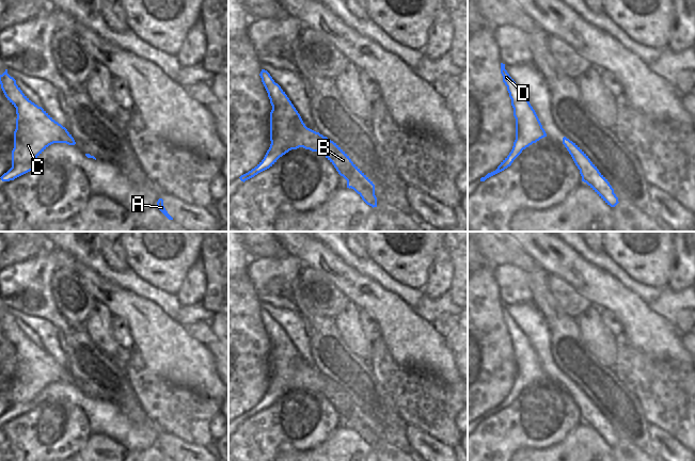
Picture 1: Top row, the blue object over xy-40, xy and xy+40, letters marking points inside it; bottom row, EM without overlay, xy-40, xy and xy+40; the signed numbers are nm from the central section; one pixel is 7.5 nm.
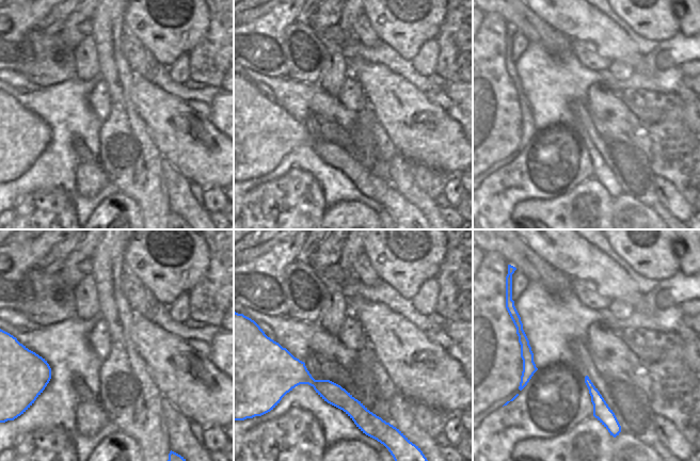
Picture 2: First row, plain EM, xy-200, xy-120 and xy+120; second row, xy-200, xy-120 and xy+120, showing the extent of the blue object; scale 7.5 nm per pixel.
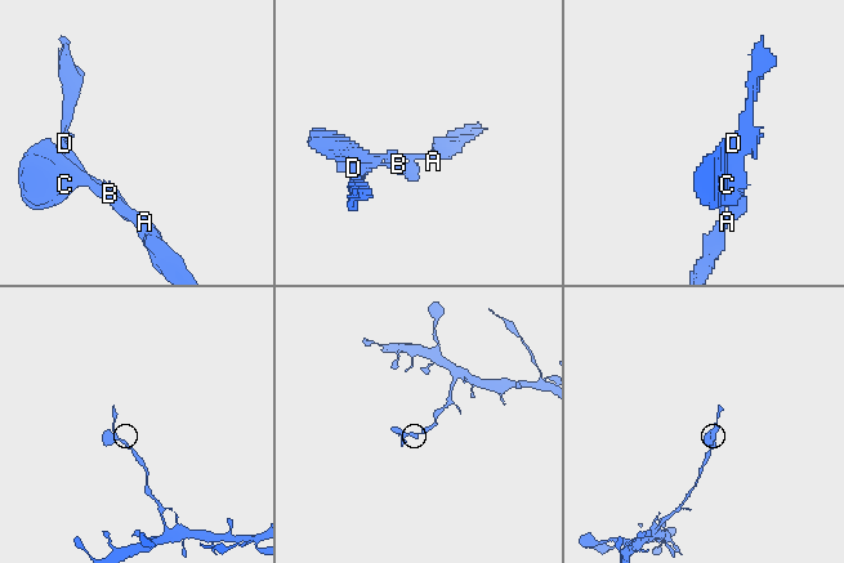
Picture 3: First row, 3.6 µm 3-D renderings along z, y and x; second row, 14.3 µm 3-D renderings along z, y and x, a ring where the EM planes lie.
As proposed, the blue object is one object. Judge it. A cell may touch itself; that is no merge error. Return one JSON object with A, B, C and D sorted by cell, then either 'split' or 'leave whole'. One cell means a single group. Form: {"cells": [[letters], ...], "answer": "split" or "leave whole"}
{"cells": [["A", "B", "C"], ["D"]], "answer": "split"}

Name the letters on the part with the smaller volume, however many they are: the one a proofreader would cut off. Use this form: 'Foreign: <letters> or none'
Foreign: D.

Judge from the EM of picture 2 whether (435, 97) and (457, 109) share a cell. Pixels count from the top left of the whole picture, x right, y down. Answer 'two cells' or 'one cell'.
two cells

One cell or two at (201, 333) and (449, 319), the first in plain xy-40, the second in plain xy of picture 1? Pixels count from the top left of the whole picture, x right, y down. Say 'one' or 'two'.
one

